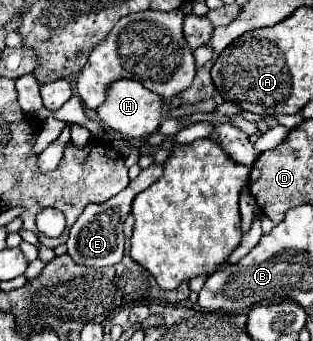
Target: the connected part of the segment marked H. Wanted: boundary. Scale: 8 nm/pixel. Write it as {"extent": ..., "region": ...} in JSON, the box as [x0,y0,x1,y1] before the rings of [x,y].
{"extent":[96,80,162,138],"region":[[[116,80],[116,84],[112,84],[112,88],[108,90],[104,104],[100,104],[100,108],[96,108],[96,112],[108,128],[120,132],[122,136],[142,138],[142,136],[148,136],[158,130],[158,126],[162,122],[162,100],[158,94],[146,90],[136,80]]]}

